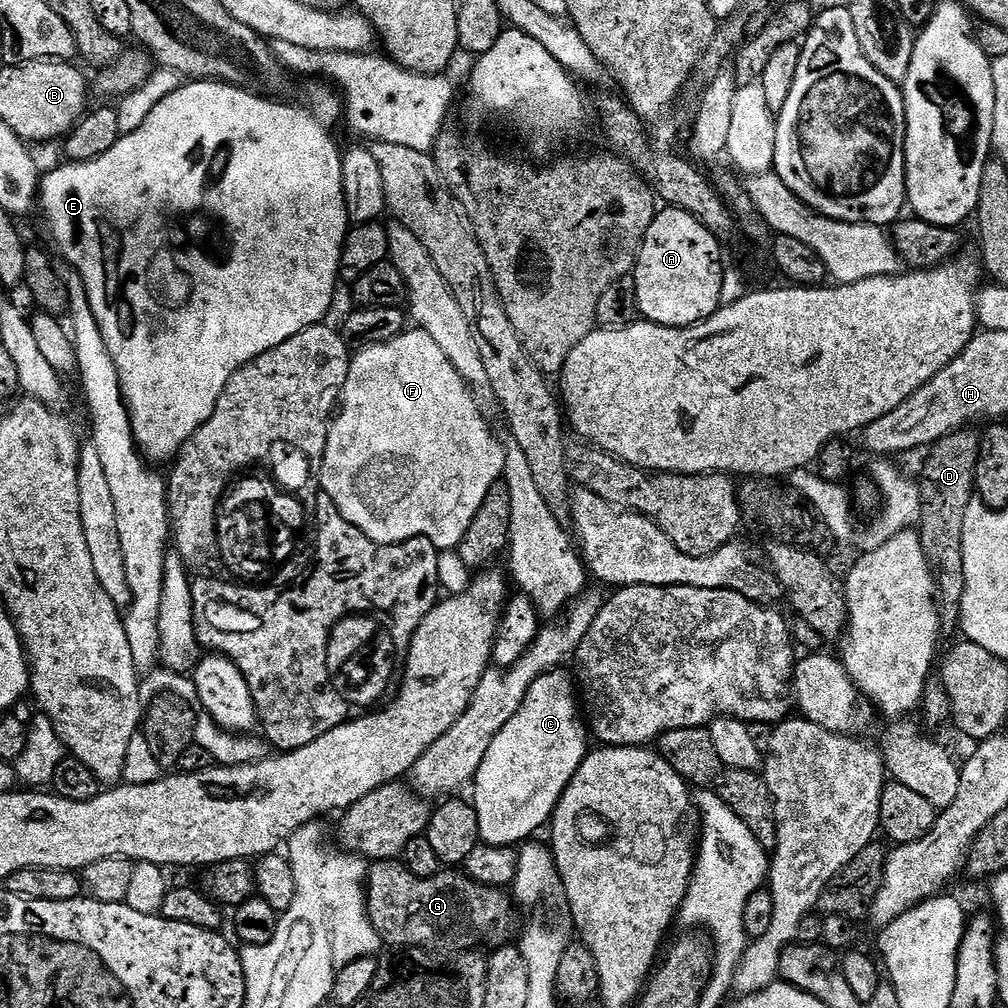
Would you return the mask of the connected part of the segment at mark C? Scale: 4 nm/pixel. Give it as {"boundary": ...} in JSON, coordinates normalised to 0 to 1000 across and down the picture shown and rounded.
{"boundary":[[[549,665],[544,668],[540,668],[531,675],[530,678],[523,685],[523,690],[519,694],[519,700],[516,702],[514,708],[510,710],[498,722],[498,724],[491,730],[490,736],[486,738],[486,742],[482,746],[482,752],[478,756],[478,760],[475,762],[475,768],[472,773],[470,783],[472,786],[471,791],[468,792],[468,797],[472,801],[472,807],[475,809],[475,825],[477,834],[483,839],[512,839],[514,835],[527,832],[526,830],[532,823],[540,820],[547,814],[549,807],[552,805],[553,796],[563,782],[564,777],[568,774],[568,770],[571,768],[573,762],[576,760],[576,756],[579,755],[582,750],[585,739],[585,724],[577,705],[577,700],[573,691],[573,683],[570,674],[565,670],[560,668],[560,665]]]}

